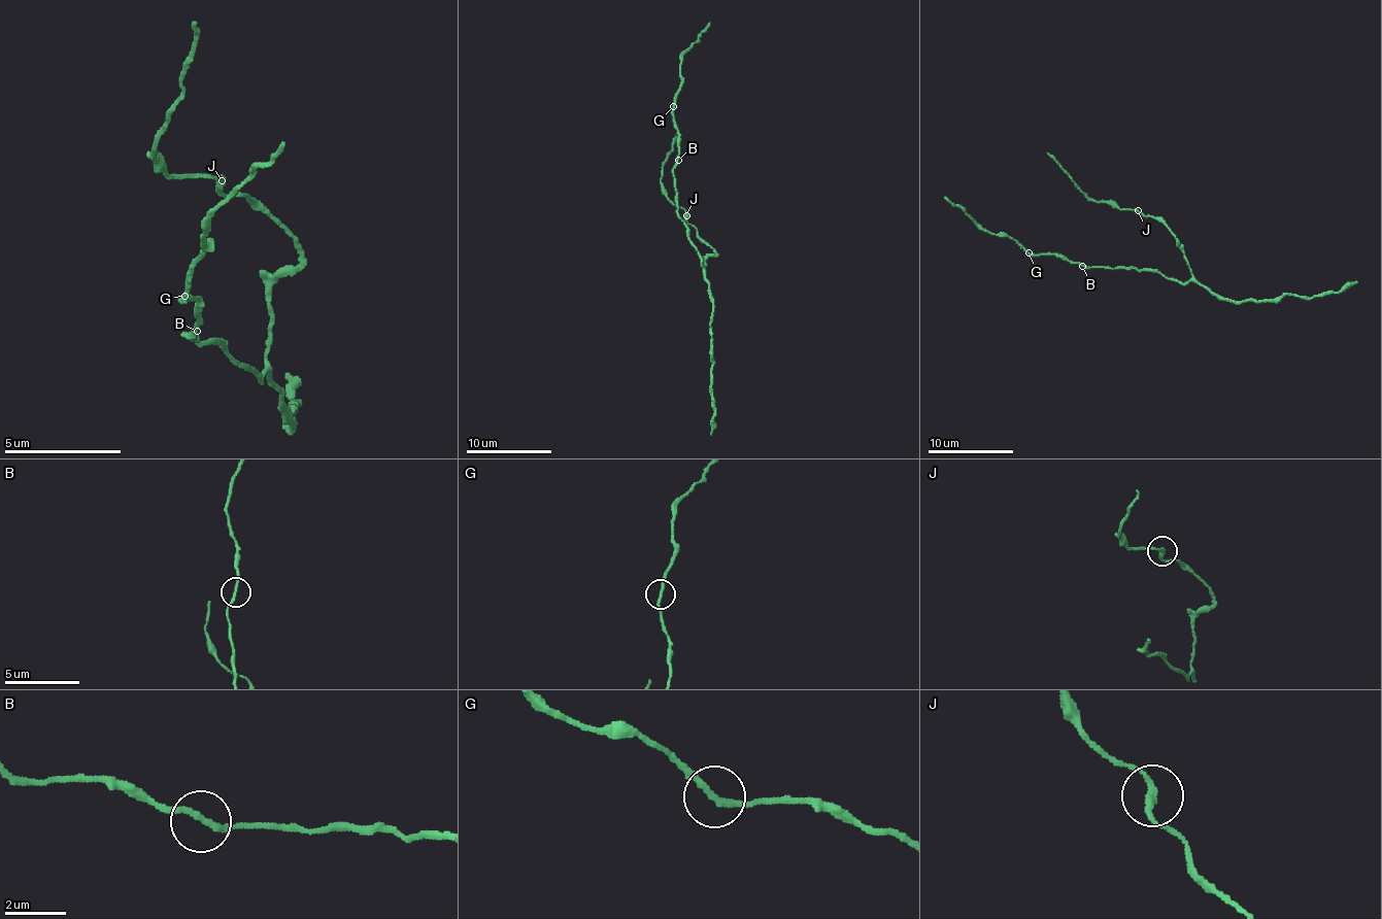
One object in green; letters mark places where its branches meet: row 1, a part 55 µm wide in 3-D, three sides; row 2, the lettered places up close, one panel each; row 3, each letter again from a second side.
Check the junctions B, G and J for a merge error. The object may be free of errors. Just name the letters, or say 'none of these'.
none of these

